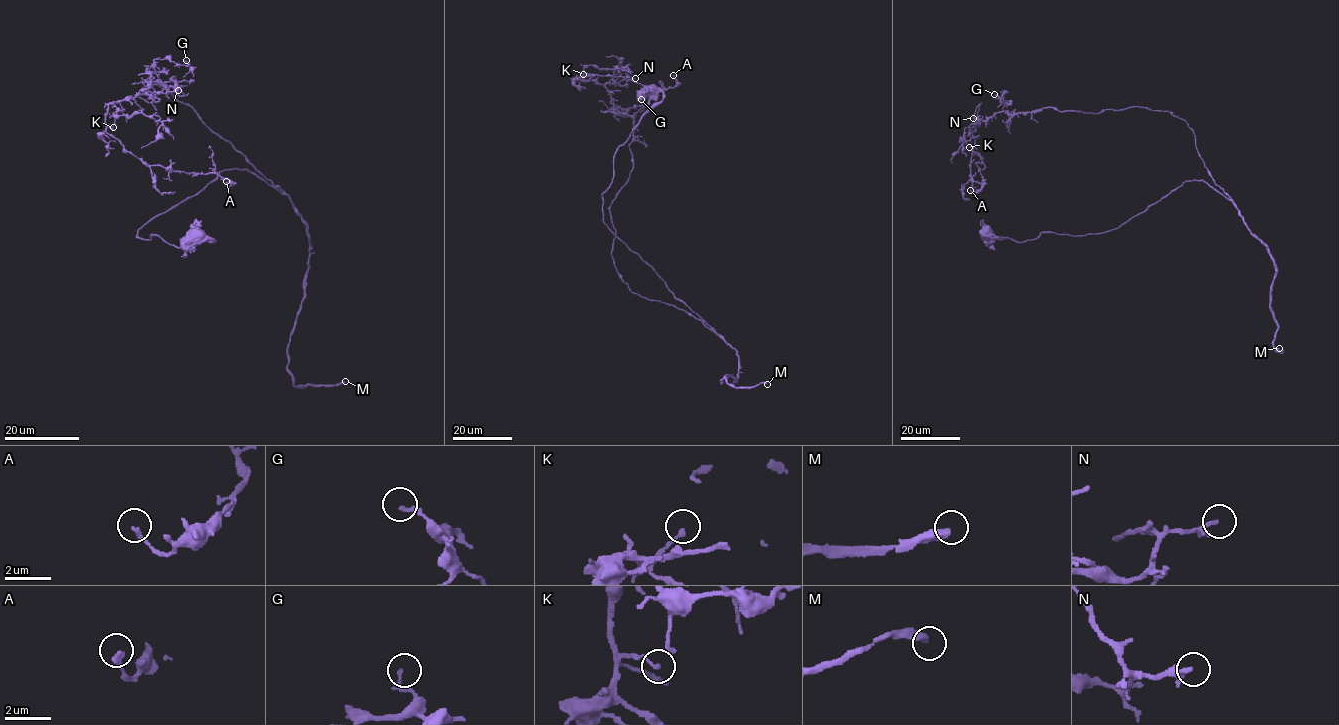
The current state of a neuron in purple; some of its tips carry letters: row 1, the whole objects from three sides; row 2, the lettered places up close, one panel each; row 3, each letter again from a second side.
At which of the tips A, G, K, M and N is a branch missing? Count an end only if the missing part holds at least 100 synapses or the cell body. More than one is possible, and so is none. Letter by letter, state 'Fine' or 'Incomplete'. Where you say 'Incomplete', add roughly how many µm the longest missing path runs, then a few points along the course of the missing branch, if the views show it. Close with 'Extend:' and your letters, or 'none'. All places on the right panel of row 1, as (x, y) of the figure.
A: Fine
G: Fine
K: Fine
M: Incomplete. Missing length about 110 µm
N: Incomplete. Missing length about 15 µm. Course of what is missing: (973, 118), (976, 122), (971, 130)
Extend: M, N

